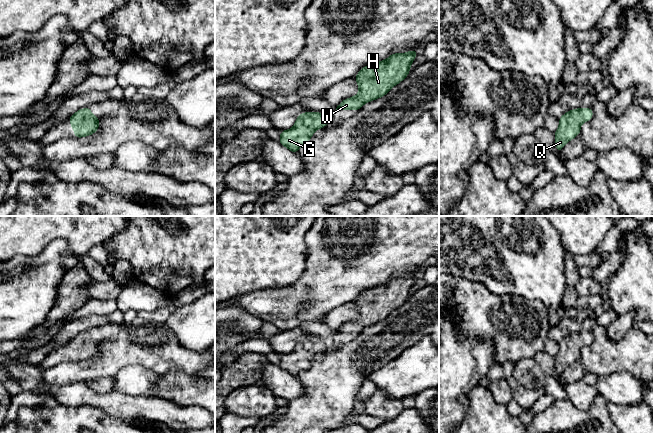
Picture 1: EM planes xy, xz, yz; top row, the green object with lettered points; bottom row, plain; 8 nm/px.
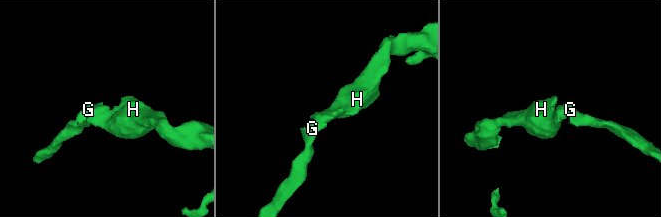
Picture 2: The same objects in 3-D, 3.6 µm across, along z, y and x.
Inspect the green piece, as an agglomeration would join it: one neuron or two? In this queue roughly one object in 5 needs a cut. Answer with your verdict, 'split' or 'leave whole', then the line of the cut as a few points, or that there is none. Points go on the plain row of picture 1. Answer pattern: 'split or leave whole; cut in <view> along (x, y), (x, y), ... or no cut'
leave whole; no cut

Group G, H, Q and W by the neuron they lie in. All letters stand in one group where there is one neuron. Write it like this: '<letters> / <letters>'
G H Q W

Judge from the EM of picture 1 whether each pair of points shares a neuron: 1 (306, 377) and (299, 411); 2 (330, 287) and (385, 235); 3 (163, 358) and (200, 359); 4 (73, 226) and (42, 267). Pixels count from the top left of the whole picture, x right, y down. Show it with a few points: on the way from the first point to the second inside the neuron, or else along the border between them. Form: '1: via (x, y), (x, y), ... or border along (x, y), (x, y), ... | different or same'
1: via (312, 385), (312, 398), (307, 403) | same
2: via (345, 272), (348, 269), (356, 268), (377, 249) | same
3: via (172, 358), (191, 359) | same
4: border along (43, 249), (63, 238), (77, 256) | different

